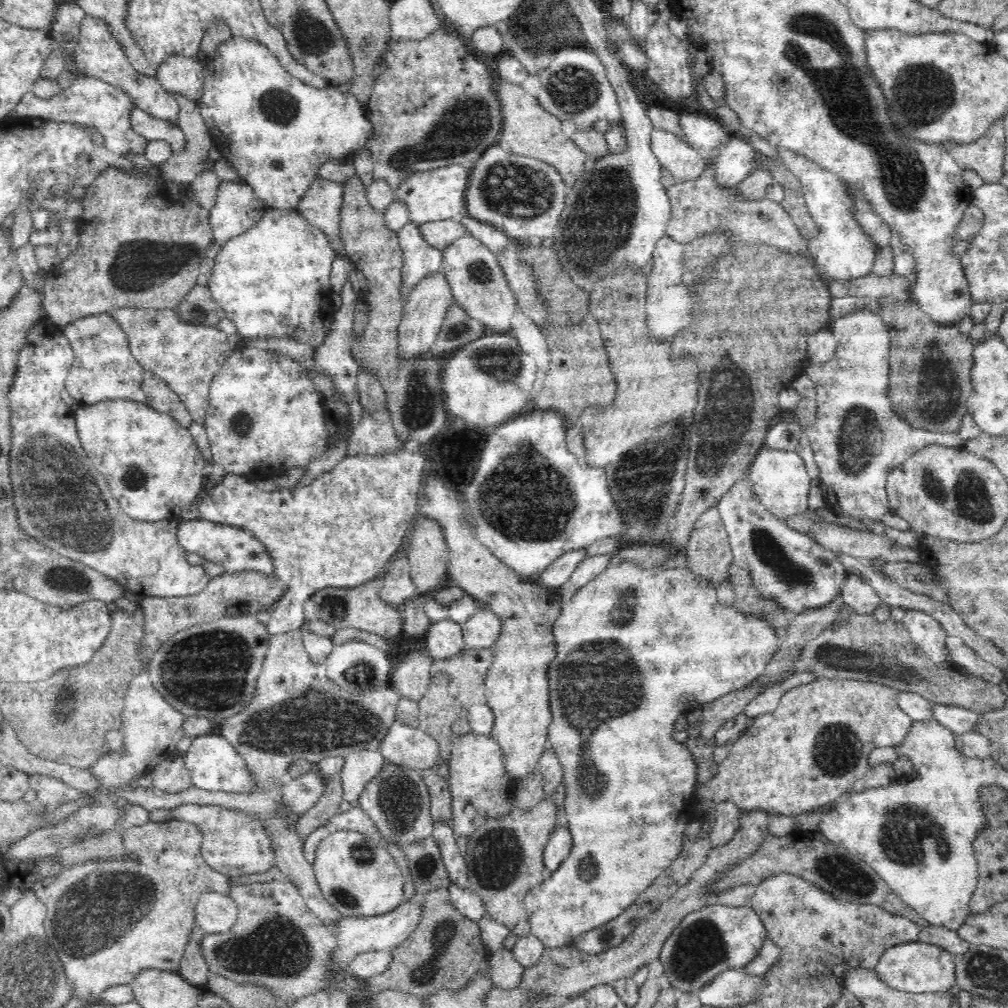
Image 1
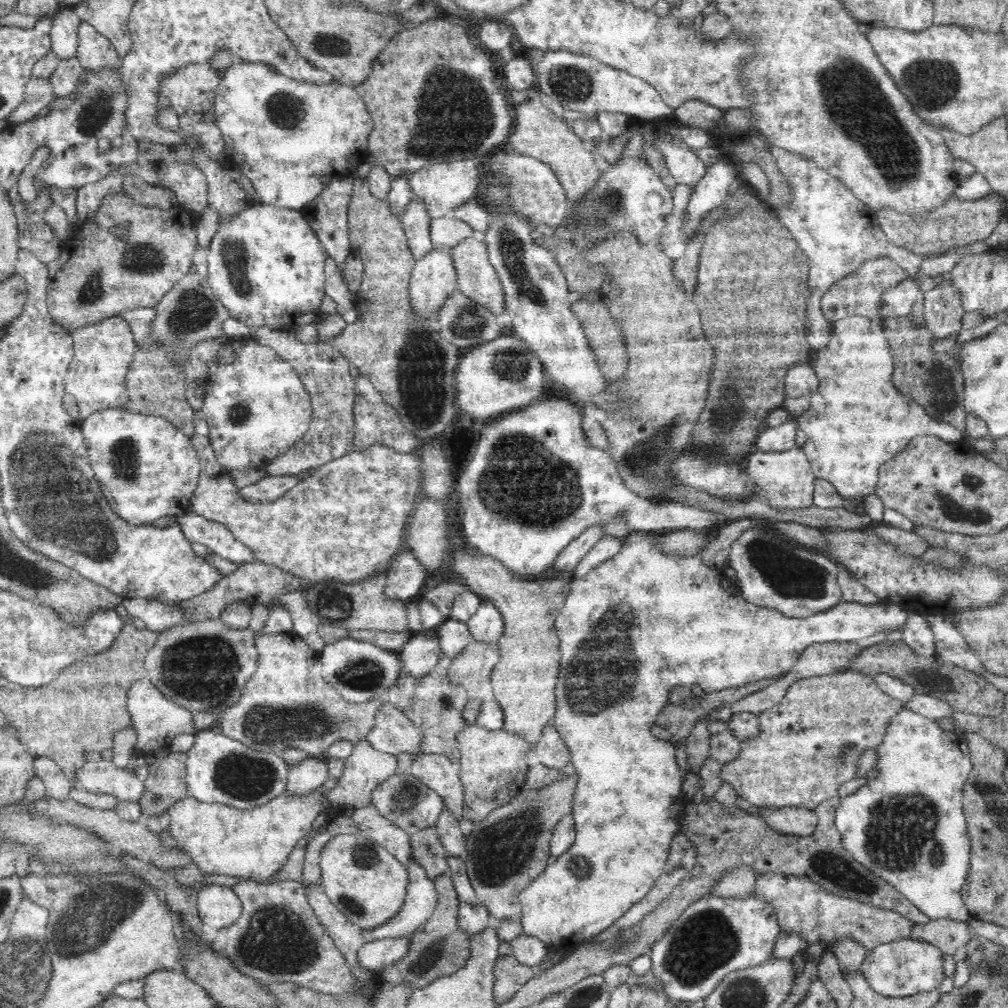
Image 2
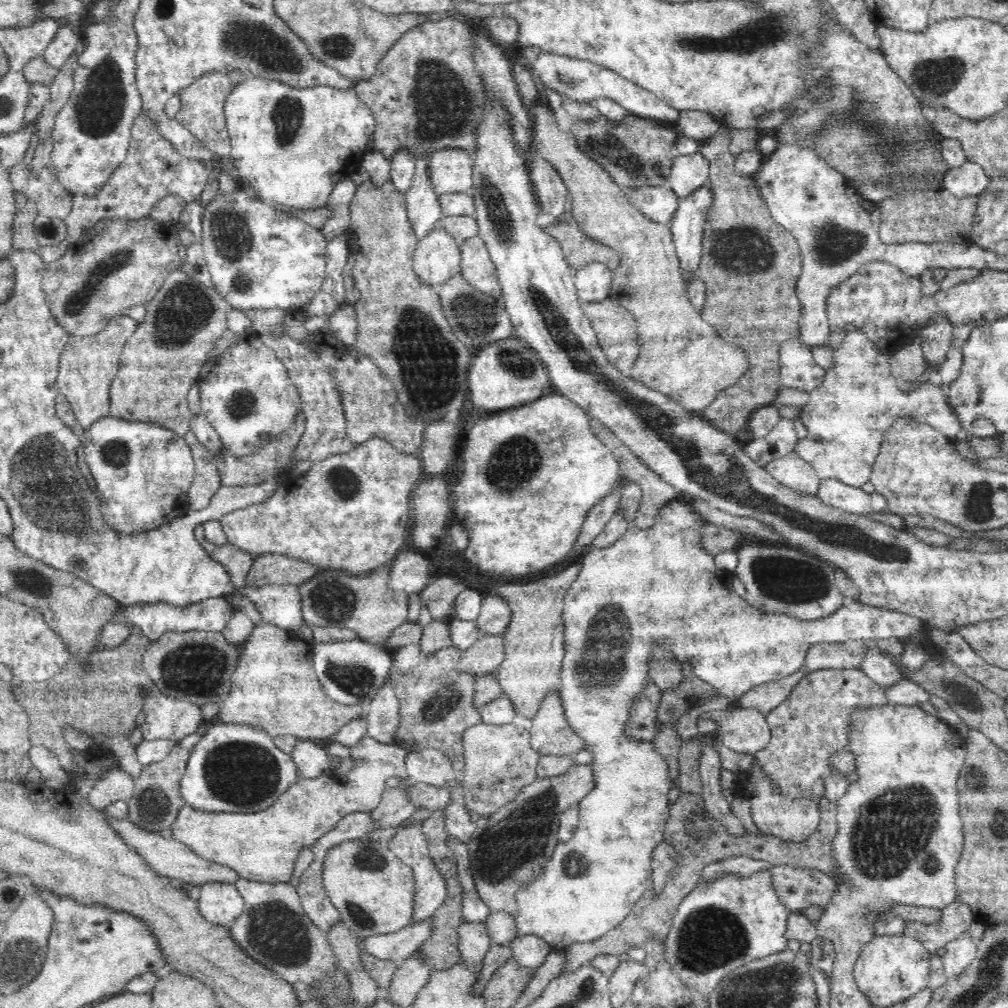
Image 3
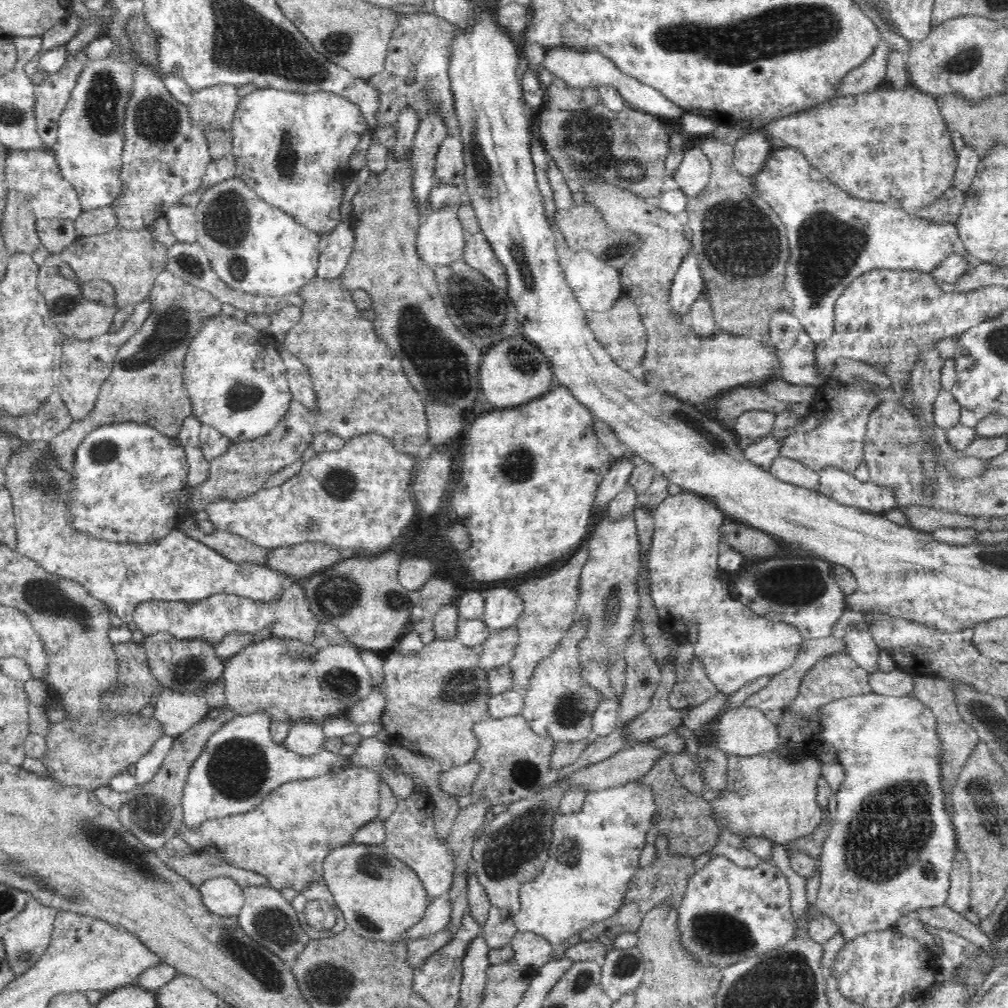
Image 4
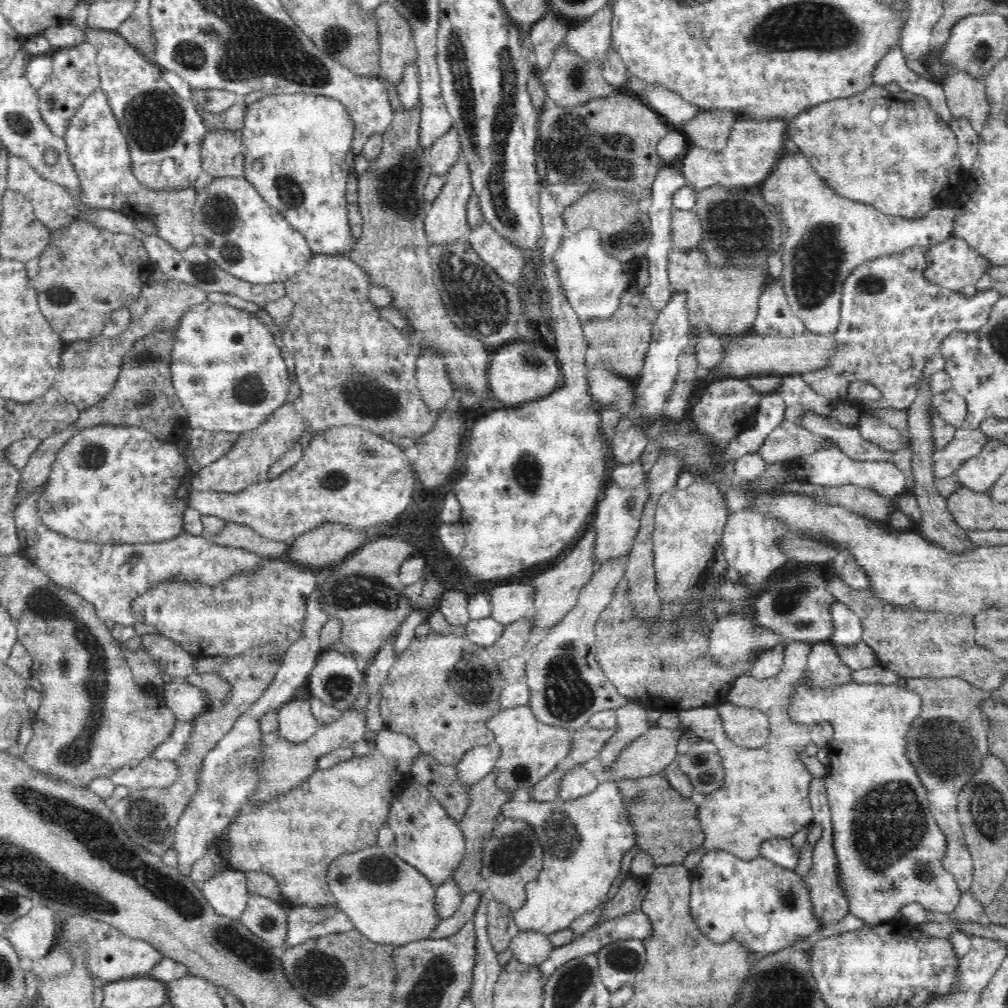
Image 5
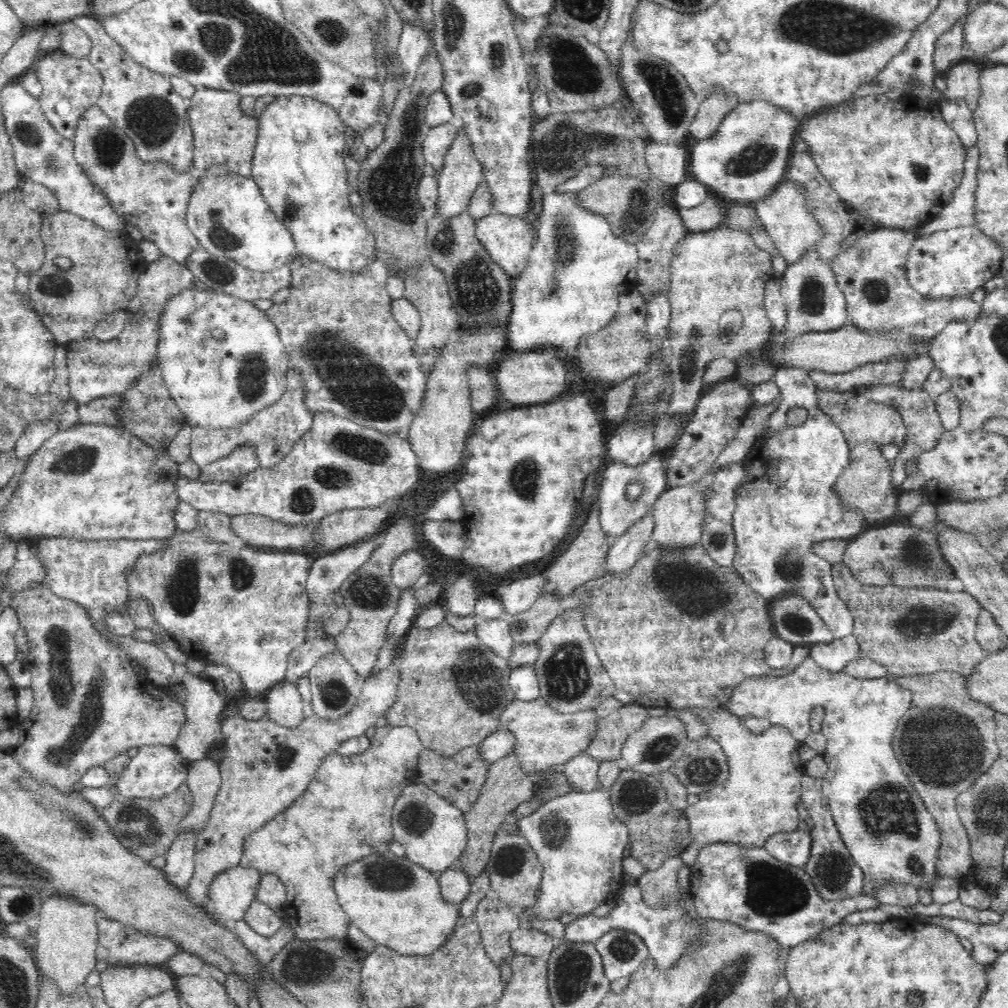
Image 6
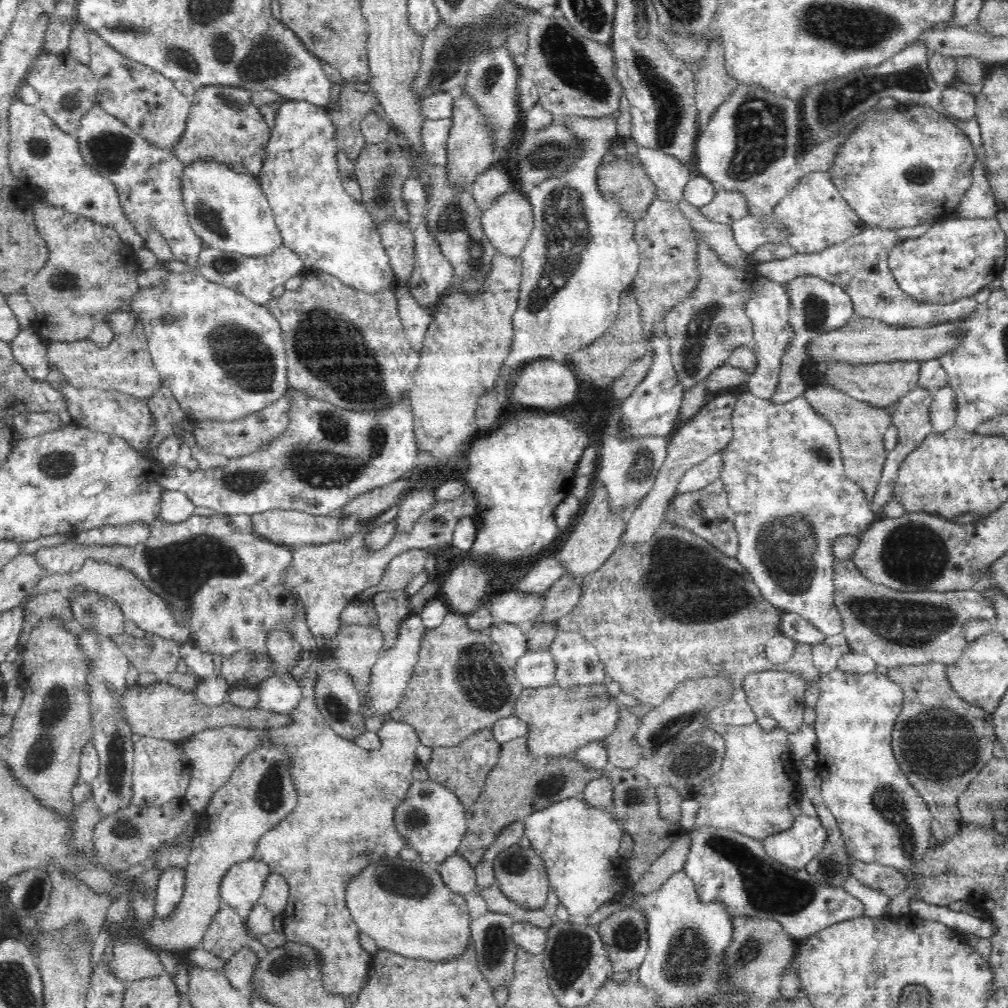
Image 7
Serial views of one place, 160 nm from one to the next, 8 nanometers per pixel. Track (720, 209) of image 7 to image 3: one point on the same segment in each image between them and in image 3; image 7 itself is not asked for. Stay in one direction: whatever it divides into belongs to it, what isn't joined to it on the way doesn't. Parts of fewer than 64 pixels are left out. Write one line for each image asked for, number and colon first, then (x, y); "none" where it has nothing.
3: (649, 283)
4: (693, 370)
5: (686, 230)
6: (709, 215)

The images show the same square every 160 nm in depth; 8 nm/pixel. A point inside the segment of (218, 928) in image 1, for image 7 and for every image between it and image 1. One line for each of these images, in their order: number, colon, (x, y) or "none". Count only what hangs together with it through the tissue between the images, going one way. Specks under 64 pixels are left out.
2: (218, 906)
3: (219, 903)
4: (222, 896)
5: (227, 892)
6: (232, 892)
7: (241, 887)

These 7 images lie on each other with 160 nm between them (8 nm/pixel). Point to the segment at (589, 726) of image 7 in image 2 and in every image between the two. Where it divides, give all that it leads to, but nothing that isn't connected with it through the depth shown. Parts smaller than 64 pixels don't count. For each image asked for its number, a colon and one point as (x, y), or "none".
2: (492, 766)
3: (500, 762)
4: (514, 761)
5: (529, 751)
6: (545, 739)

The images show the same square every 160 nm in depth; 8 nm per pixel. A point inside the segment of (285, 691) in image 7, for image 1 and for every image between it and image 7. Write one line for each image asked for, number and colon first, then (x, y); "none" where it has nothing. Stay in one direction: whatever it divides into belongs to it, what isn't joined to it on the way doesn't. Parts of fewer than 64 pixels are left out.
1: (301, 794)
2: (311, 774)
3: (312, 760)
4: (305, 738)
5: (296, 724)
6: (284, 704)

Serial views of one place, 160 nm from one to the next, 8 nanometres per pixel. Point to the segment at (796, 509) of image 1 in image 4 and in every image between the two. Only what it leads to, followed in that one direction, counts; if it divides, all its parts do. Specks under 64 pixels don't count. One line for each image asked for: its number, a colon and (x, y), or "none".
2: (785, 480)
3: (790, 470)
4: (785, 469)

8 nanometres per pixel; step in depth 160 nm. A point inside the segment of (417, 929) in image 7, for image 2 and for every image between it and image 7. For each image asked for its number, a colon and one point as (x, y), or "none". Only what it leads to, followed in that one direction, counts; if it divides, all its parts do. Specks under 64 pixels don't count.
2: (366, 883)
3: (369, 885)
4: (380, 897)
5: (390, 902)
6: (397, 903)

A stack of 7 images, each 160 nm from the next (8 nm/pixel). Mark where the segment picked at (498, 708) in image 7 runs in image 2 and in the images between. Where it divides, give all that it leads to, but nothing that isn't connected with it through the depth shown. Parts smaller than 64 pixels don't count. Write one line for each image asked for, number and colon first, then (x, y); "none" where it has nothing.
2: (437, 705)
3: (436, 701)
4: (434, 697)
5: (443, 688)
6: (453, 689)

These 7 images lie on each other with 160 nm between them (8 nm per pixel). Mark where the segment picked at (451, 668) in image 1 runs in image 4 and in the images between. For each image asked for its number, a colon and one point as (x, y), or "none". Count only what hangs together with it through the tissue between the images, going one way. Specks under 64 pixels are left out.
2: (472, 668)
3: (484, 657)
4: (497, 650)

